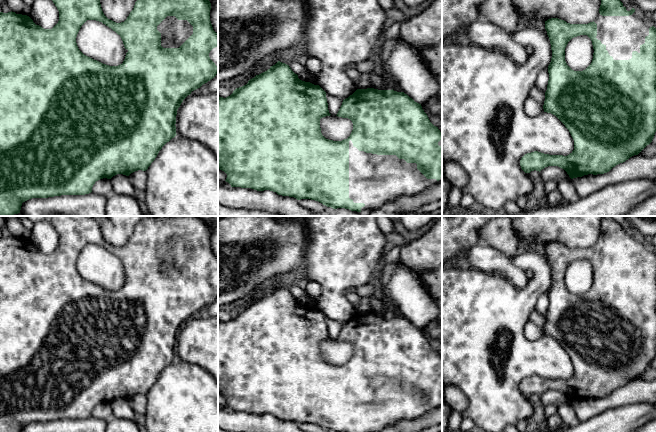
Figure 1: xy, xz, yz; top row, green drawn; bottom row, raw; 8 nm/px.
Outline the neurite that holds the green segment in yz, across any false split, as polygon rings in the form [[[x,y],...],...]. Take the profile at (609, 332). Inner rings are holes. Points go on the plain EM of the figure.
[[[605,217],[601,221],[599,237],[593,246],[588,248],[570,248],[558,242],[551,242],[545,245],[545,253],[551,268],[552,282],[548,290],[549,304],[547,314],[545,316],[543,333],[544,336],[555,339],[569,354],[574,364],[574,374],[567,380],[549,379],[538,375],[527,377],[520,384],[521,393],[525,397],[530,397],[534,394],[540,396],[542,393],[548,390],[558,390],[564,393],[571,403],[582,401],[588,398],[597,399],[607,397],[616,389],[625,386],[634,379],[638,379],[647,369],[652,366],[654,362],[656,356],[656,252],[649,244],[646,244],[639,237],[637,237],[630,229],[623,228],[611,217]],[[580,259],[587,259],[591,263],[594,277],[591,288],[585,294],[574,295],[567,289],[565,285],[565,272],[572,262]]]

